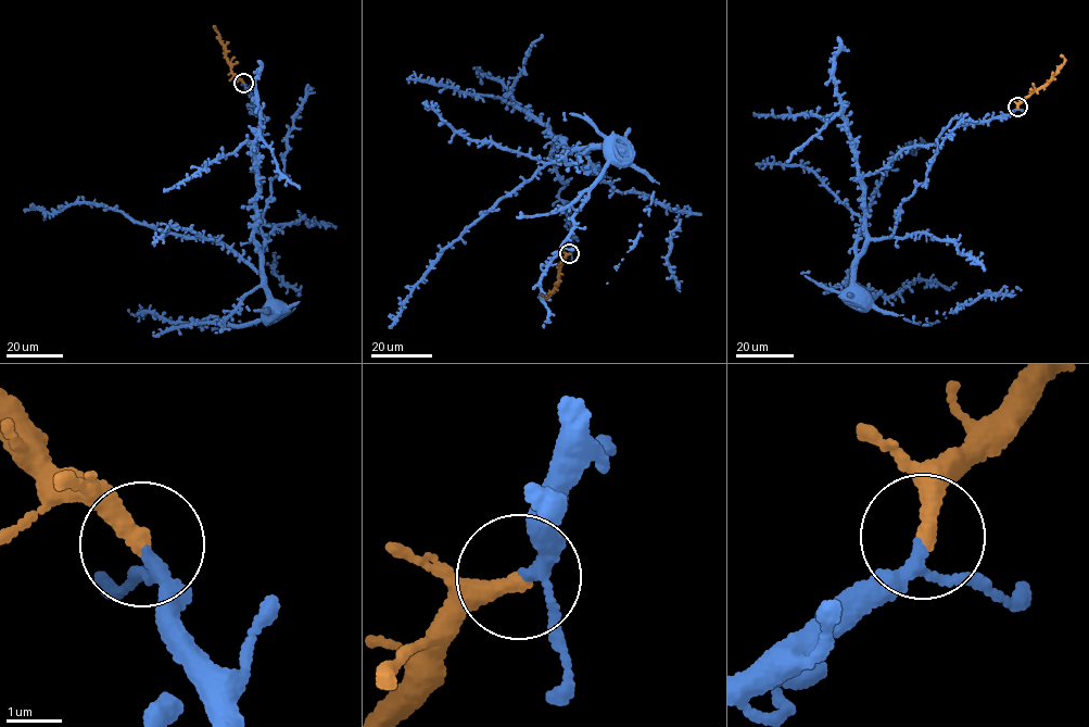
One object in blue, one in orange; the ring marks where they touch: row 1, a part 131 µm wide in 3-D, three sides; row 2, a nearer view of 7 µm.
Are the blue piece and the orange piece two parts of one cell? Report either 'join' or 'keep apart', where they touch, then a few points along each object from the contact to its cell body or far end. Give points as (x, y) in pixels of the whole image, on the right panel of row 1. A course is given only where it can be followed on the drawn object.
join; place (1017, 107); course blue (1017, 108), (979, 123), (951, 120), (932, 145), (910, 146), (863, 177), (865, 245), (852, 299); course orange (1017, 108), (1049, 80), (1063, 63), (1061, 55)

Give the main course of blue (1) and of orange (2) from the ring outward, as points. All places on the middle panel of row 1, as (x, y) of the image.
1: (570, 253), (571, 233), (559, 197), (566, 182), (549, 158), (555, 141), (549, 132), (579, 152), (620, 143)
2: (570, 253), (560, 264), (558, 280), (549, 296), (541, 295)

